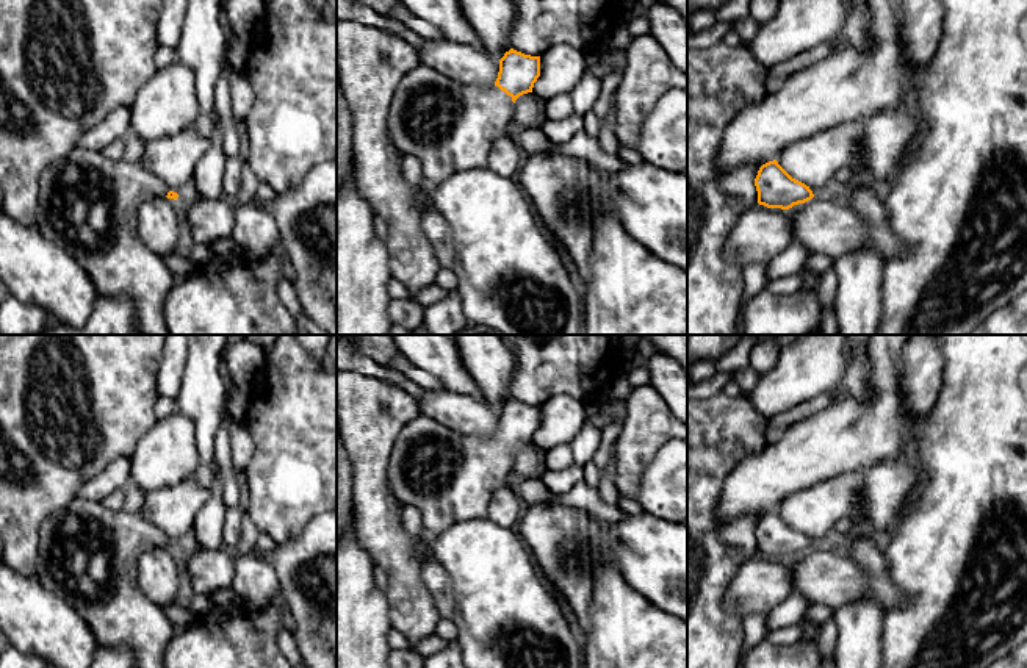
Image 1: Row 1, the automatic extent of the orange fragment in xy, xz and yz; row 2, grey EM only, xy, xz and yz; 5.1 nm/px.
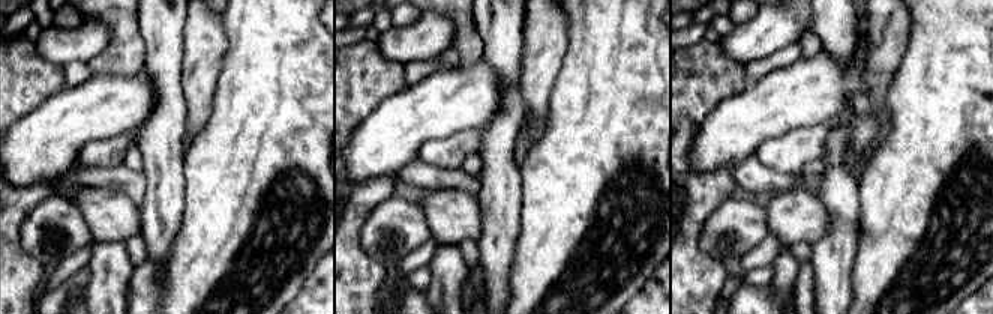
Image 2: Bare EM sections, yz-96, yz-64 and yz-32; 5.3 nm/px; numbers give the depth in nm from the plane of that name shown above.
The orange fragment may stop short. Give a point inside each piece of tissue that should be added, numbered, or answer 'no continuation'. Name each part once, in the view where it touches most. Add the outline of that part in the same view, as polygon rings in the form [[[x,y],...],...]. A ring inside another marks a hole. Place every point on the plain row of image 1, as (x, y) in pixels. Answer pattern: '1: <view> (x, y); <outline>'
1: xz (450, 477); [[[420,413],[395,440],[388,482],[402,505],[421,512],[431,543],[456,523],[487,519],[492,494],[512,472],[512,447],[498,436],[462,435]]]

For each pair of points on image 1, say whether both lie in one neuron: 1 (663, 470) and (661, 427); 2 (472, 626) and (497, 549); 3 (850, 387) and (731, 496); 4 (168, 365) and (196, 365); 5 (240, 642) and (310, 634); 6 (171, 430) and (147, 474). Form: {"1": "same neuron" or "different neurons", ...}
{"1": "different neurons", "2": "same neuron", "3": "different neurons", "4": "different neurons", "5": "different neurons", "6": "same neuron"}

